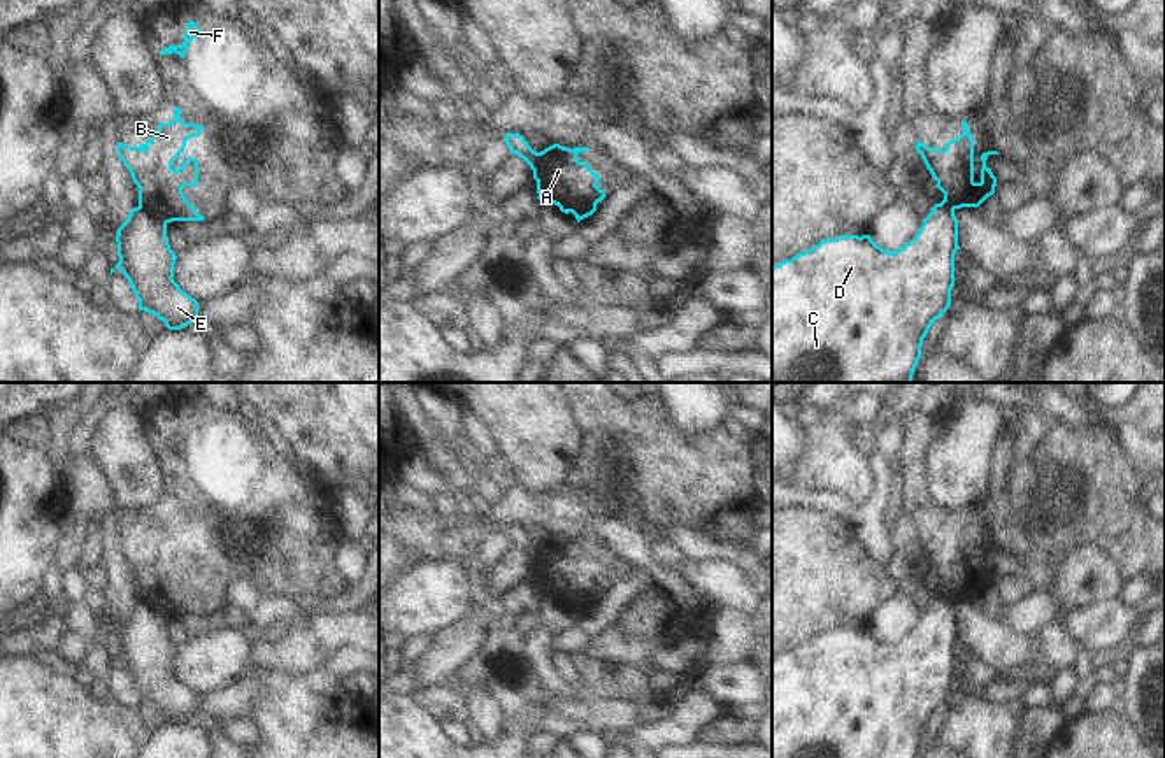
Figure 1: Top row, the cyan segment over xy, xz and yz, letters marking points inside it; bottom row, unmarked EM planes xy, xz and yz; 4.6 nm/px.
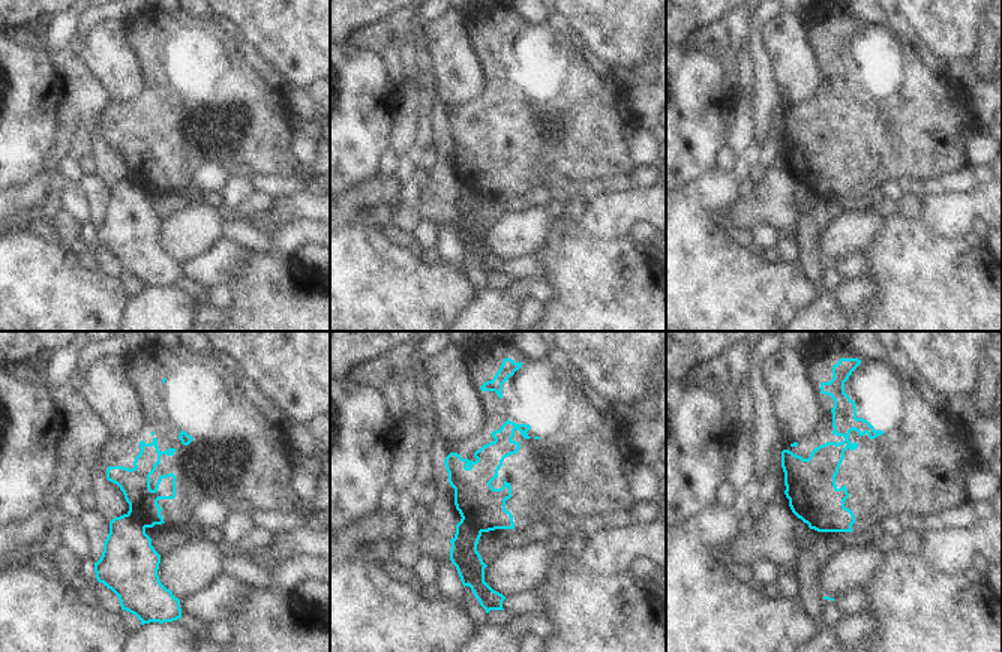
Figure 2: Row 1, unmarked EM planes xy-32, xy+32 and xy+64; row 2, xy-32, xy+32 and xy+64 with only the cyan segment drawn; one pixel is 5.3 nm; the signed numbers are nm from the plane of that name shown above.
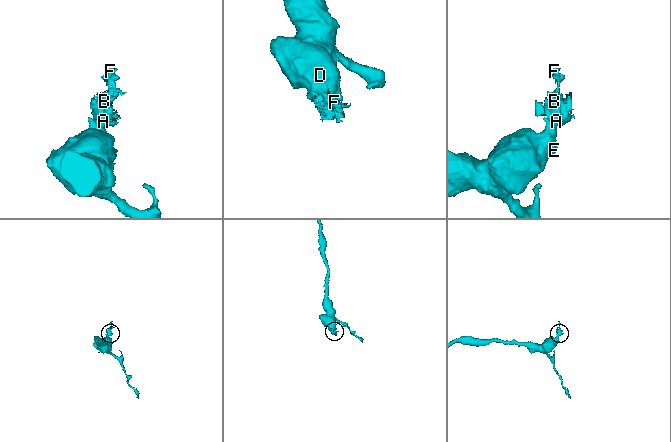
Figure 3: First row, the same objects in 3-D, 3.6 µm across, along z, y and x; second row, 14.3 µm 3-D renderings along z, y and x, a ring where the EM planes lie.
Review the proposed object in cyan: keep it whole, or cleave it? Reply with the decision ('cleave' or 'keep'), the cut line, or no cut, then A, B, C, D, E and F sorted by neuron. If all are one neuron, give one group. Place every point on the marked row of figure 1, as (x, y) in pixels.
cleave; cut xy (139, 204), (165, 223); groups A B F / C D E

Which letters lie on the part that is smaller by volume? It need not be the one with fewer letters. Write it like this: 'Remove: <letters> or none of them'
Remove: A, B, F

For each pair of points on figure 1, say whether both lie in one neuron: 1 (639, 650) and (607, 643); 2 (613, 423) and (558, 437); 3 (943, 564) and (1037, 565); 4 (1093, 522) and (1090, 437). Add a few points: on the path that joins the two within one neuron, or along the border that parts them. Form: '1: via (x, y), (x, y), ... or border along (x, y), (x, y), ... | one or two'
1: via (632, 650), (614, 646) | one
2: border along (565, 400), (578, 432), (578, 453), (567, 472) | two
3: border along (1023, 520), (1032, 536), (1034, 551), (1022, 562) | two
4: via (1093, 500), (1090, 493), (1090, 458) | one

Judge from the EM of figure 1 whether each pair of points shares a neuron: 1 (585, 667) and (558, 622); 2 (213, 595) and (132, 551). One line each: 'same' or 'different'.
1: different
2: same

